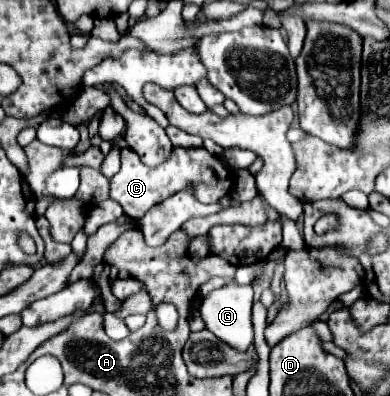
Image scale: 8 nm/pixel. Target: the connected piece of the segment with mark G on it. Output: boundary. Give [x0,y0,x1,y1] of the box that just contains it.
[200,283,254,351]

